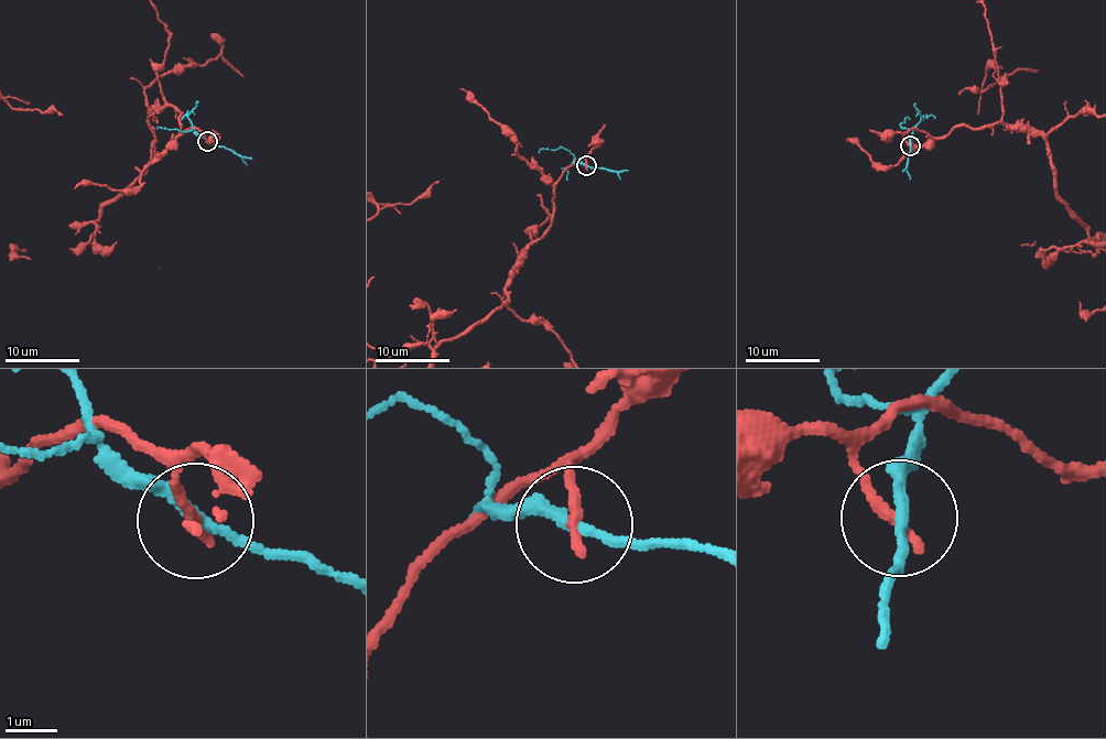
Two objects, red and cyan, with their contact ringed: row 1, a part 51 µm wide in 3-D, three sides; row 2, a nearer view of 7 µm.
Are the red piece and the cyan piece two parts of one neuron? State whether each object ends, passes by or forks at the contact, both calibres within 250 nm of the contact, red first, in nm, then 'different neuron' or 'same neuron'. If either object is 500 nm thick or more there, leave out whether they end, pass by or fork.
red ends | cyan passes by | 240/200 nm | different neuron

